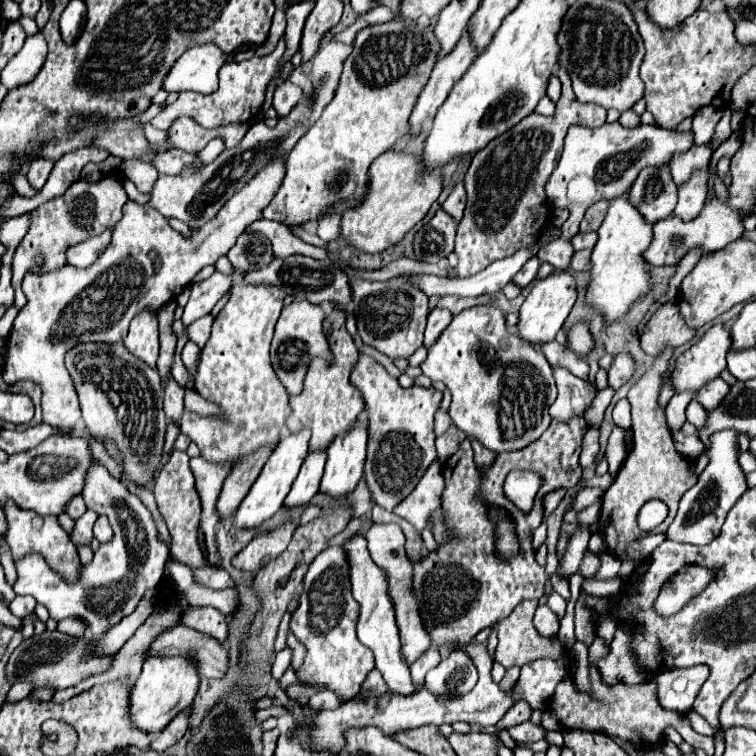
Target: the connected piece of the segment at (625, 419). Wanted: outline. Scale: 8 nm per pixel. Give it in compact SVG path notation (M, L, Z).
M620 399L614 407L614 425L630 429L630 403L626 399Z

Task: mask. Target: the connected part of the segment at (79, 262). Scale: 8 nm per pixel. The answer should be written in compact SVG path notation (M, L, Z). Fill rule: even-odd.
M106 229L102 235L86 239L84 243L68 249L68 263L74 267L88 267L92 265L98 255L104 251L104 247L110 243L112 237L112 229Z

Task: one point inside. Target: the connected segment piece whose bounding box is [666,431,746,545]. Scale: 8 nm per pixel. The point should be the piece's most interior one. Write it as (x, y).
(702, 510)

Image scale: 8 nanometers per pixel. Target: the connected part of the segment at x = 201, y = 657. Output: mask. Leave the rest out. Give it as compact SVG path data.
M178 625L162 633L152 645L152 655L182 655L182 653L188 653L196 659L200 677L220 679L230 669L228 649L214 637L204 635L186 625Z

